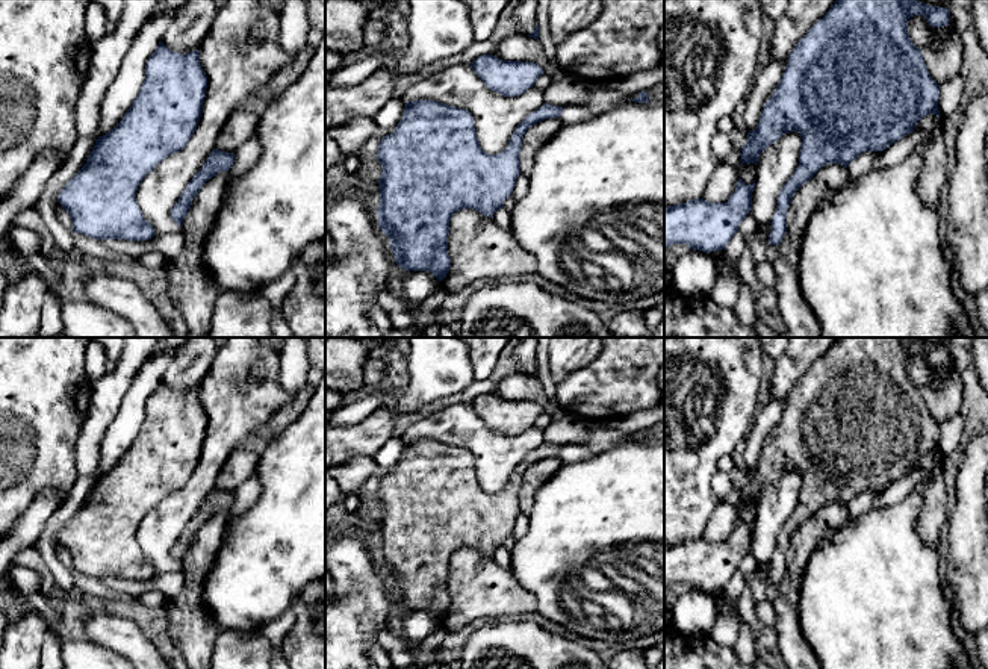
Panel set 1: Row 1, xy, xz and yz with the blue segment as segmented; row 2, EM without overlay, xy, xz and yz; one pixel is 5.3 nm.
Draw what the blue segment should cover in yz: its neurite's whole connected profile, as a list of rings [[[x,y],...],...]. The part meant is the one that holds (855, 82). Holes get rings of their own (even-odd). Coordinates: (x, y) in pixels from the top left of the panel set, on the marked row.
[[[835,0],[826,15],[794,45],[781,82],[766,101],[757,129],[747,132],[747,141],[740,153],[740,165],[758,165],[760,154],[784,133],[797,132],[802,138],[799,166],[778,195],[769,244],[781,244],[787,232],[785,219],[791,197],[822,166],[840,163],[847,168],[861,153],[884,151],[912,133],[915,124],[926,115],[934,114],[940,118],[940,85],[931,77],[921,50],[912,44],[908,33],[908,20],[914,15],[923,15],[932,27],[944,27],[950,21],[947,8],[917,0]]]

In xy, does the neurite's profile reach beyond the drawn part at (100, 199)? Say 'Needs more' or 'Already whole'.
Already whole

